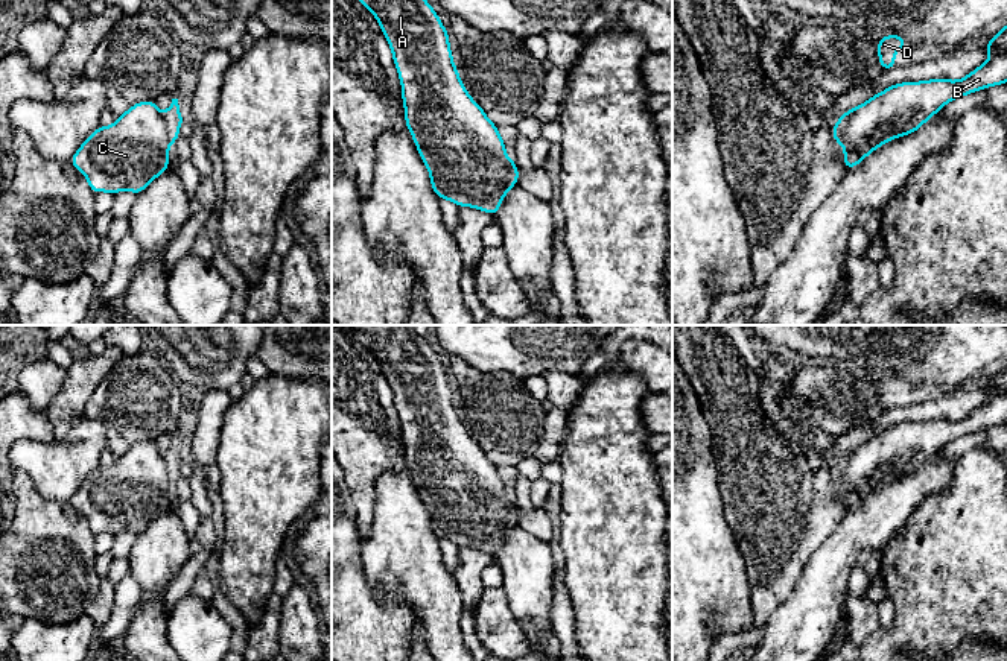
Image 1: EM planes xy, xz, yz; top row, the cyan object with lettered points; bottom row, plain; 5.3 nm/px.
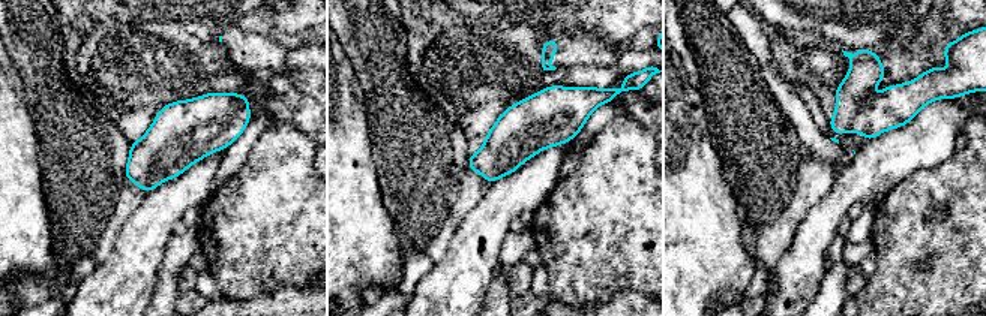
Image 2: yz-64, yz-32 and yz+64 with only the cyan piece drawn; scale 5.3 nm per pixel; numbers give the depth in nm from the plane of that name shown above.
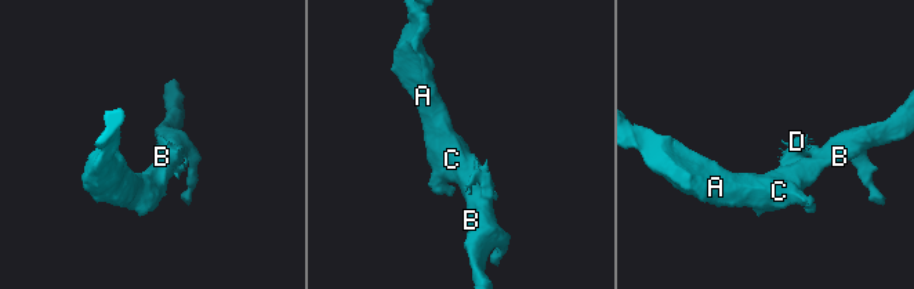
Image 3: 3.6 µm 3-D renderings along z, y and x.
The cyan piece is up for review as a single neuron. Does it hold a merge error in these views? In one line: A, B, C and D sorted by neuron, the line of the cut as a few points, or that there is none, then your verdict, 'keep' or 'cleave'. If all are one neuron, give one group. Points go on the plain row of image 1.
groups A B C / D; cut yz (854, 450), (840, 483); cleave

